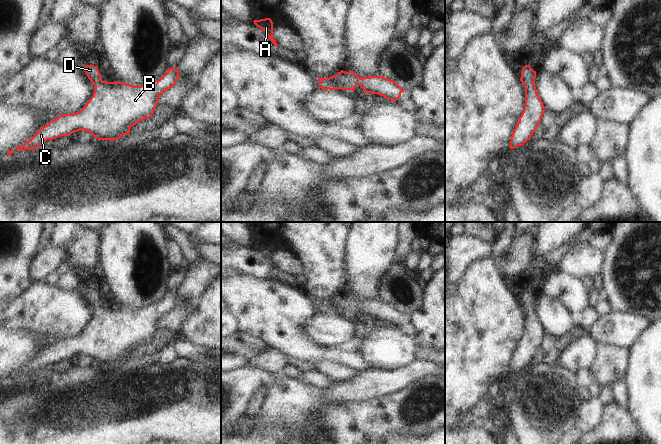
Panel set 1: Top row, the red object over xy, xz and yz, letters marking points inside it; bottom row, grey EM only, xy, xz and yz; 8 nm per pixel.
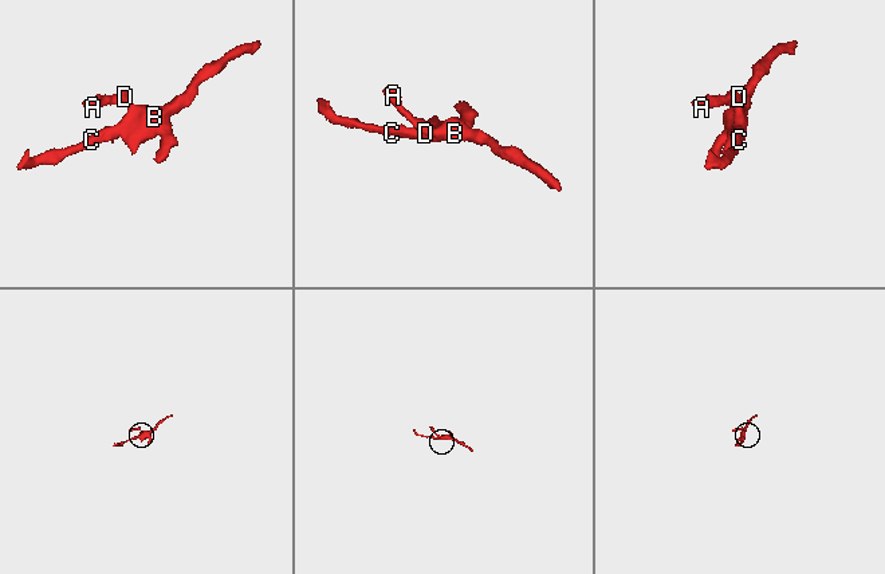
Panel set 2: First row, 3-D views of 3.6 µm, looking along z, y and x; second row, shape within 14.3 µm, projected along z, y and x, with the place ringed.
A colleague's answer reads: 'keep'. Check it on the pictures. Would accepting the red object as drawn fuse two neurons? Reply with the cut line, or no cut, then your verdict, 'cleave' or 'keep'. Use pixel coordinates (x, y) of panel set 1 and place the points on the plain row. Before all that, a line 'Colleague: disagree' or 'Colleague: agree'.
Colleague: agree
no cut; keep

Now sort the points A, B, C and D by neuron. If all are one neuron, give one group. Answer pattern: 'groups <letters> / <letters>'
groups A B C D

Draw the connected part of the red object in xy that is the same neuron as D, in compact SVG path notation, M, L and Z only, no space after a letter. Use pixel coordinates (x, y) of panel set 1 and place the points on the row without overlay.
M84 289L84 296L95 309L94 317L86 329L74 338L62 338L41 351L23 369L15 373L36 373L47 364L70 360L85 354L98 364L119 364L130 358L130 352L150 342L158 329L159 320L172 312L179 301L177 291L159 303L141 310L124 306L106 306L97 290Z

